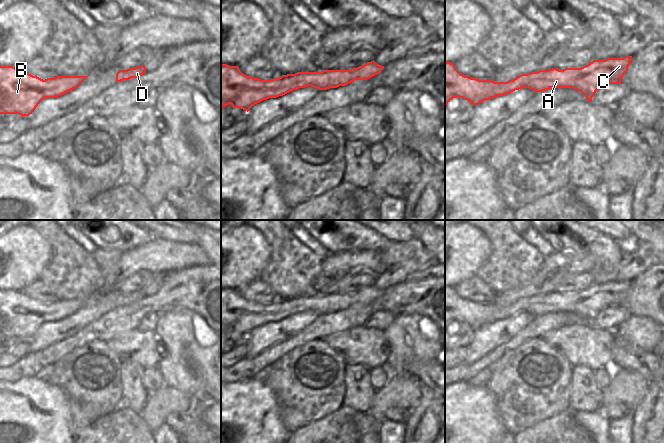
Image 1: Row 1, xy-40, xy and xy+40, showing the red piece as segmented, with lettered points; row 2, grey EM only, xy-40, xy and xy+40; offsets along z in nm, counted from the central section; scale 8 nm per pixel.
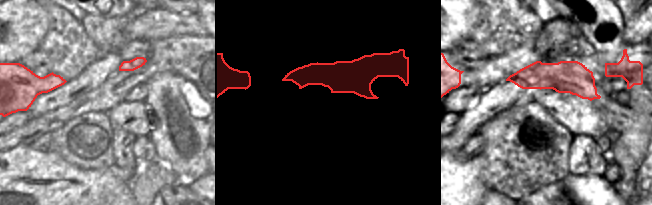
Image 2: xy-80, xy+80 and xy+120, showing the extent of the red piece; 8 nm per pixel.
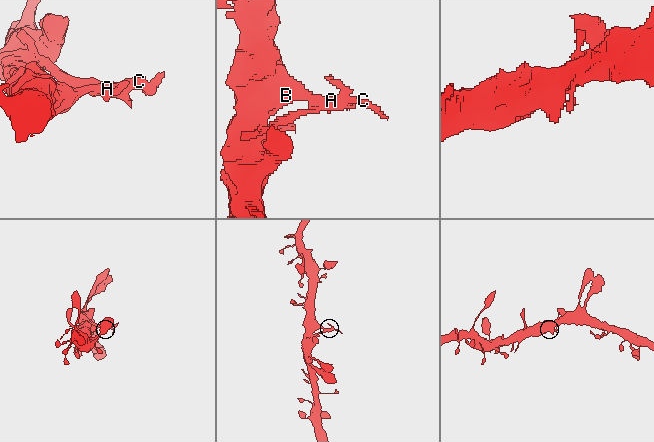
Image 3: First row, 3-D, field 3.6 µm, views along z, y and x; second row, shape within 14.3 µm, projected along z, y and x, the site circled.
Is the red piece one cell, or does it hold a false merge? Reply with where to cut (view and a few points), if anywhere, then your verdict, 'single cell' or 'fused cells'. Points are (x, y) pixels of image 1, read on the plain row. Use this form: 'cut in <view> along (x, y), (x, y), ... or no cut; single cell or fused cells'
no cut; single cell

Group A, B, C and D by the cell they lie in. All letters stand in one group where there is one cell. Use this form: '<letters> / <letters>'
A B C D

